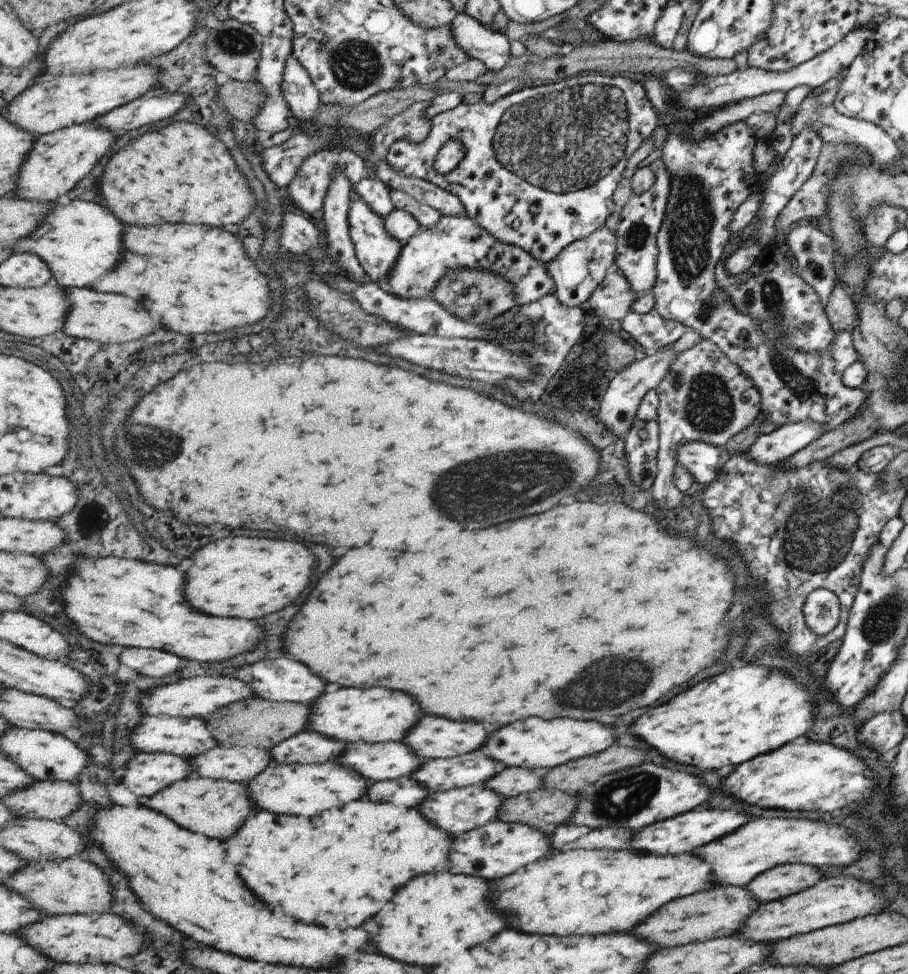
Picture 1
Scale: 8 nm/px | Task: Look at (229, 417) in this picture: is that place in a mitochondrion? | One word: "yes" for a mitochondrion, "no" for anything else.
no

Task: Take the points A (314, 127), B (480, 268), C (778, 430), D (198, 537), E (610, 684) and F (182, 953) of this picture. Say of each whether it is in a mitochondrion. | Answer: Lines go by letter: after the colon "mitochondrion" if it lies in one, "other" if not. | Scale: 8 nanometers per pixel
A: other
B: other
C: other
D: other
E: mitochondrion
F: other

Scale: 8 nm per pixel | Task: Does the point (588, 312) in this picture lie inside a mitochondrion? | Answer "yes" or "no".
no

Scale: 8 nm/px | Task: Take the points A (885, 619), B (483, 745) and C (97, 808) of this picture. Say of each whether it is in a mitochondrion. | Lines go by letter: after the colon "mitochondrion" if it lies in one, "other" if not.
A: mitochondrion
B: other
C: other

